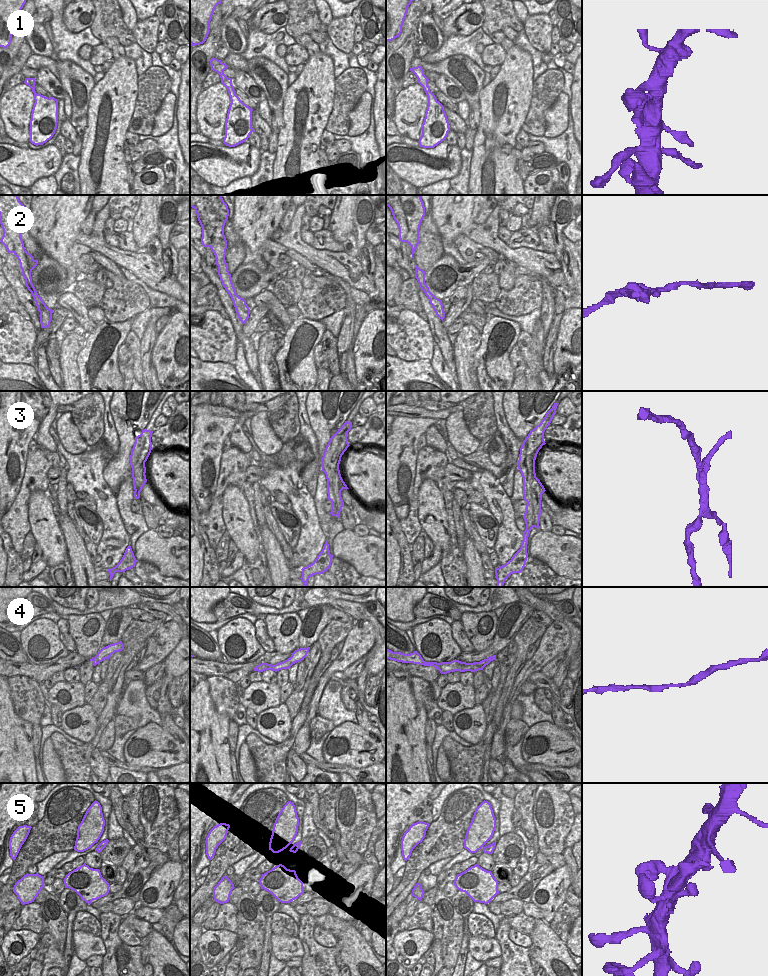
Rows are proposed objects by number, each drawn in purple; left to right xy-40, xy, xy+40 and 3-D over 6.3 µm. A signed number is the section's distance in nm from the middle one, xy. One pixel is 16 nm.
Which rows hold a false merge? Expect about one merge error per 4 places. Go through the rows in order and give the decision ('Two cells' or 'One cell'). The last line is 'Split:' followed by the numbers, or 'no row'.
1: One cell
2: Two cells
3: Two cells
4: One cell
5: One cell
Split: 2, 3.

